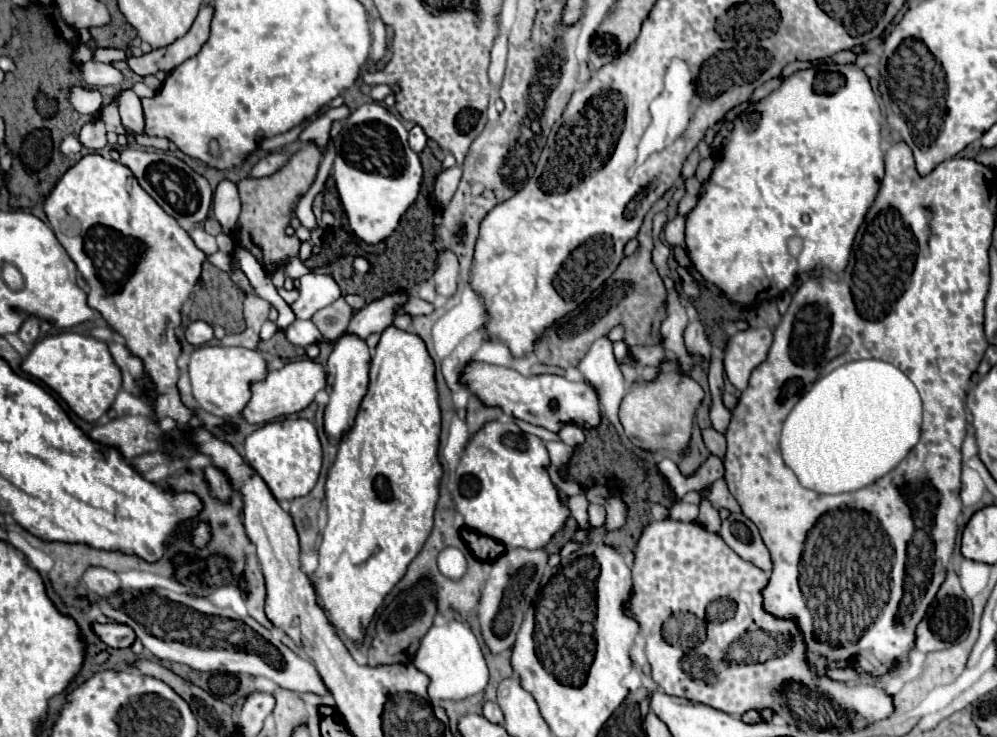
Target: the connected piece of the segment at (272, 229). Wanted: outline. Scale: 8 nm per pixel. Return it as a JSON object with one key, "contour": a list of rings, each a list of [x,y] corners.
{"contour":[[[308,144],[304,150],[298,150],[290,156],[286,166],[276,172],[270,178],[244,178],[238,182],[238,192],[242,198],[242,212],[238,218],[238,230],[236,230],[236,244],[240,248],[246,248],[250,252],[258,250],[256,260],[266,268],[266,272],[274,272],[280,264],[284,264],[288,258],[298,256],[300,240],[296,236],[286,234],[286,228],[294,216],[294,208],[298,200],[308,192],[312,186],[318,164],[322,160],[320,150],[314,144]]]}

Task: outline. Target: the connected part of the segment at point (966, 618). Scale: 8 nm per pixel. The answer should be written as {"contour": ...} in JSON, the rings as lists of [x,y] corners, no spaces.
{"contour":[[[948,572],[942,588],[936,594],[936,600],[930,604],[926,618],[918,624],[916,630],[916,650],[920,652],[934,652],[934,650],[944,650],[956,642],[962,642],[968,636],[968,626],[972,622],[972,602],[964,594],[960,580],[956,572]]]}

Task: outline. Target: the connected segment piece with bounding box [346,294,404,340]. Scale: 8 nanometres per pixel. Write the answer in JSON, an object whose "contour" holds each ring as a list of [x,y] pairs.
{"contour":[[[390,294],[390,296],[384,296],[382,300],[366,304],[350,320],[346,334],[356,334],[360,340],[366,340],[370,334],[382,332],[386,326],[392,324],[394,306],[400,302],[404,302],[402,294]]]}

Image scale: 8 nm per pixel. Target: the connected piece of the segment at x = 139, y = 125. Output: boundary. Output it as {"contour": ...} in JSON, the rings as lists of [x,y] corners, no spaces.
{"contour":[[[120,90],[116,94],[118,100],[118,110],[120,110],[120,118],[122,124],[138,134],[142,134],[144,130],[144,114],[142,114],[142,104],[140,98],[136,96],[134,90]]]}

